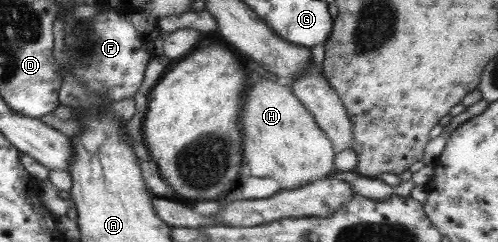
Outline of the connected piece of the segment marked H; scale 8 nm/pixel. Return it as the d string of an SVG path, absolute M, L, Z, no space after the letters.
M276 80L253 84L245 90L243 108L243 164L249 168L250 176L271 178L279 182L279 191L294 190L310 182L325 178L333 168L334 150L330 138L319 128L309 111L293 96L289 84Z

